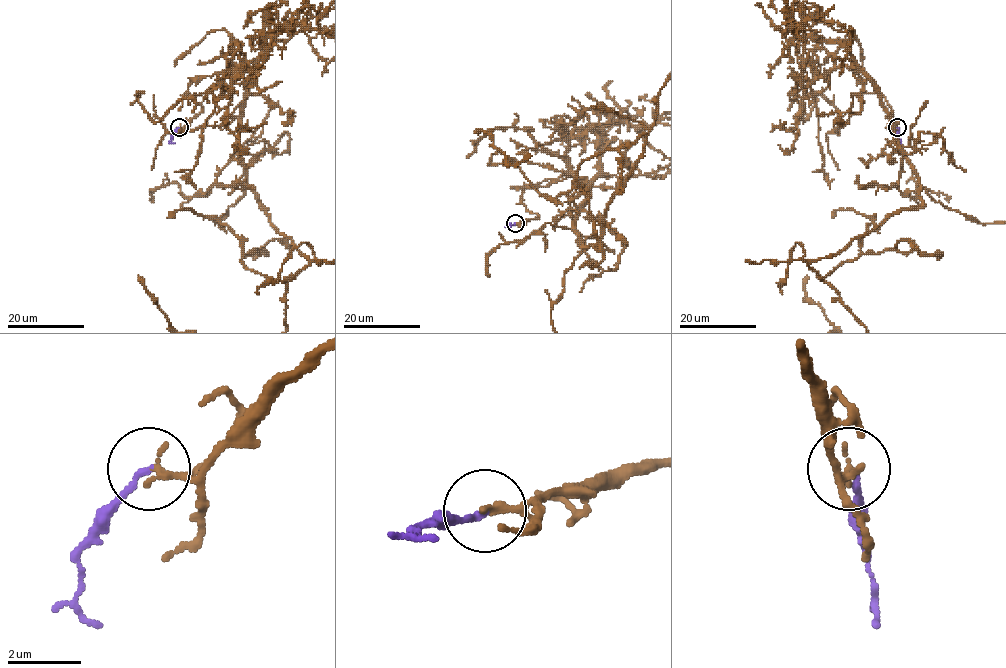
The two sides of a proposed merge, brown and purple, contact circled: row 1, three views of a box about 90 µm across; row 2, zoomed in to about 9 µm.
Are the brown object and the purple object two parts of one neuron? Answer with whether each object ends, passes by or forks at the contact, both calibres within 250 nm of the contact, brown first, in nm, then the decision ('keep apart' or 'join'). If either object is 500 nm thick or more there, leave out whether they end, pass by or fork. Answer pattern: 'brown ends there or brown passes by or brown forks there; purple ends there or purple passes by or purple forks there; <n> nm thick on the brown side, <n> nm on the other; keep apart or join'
brown passes by; purple ends there; 160 nm thick on the brown side, 160 nm on the other; join

